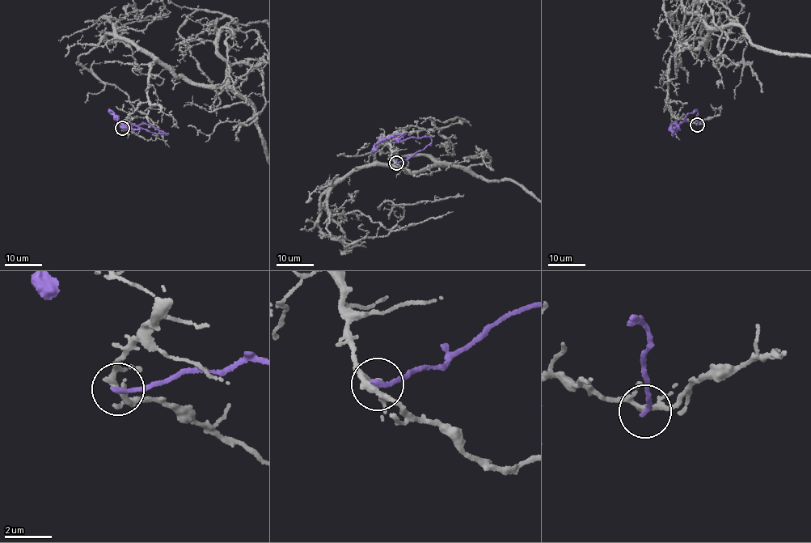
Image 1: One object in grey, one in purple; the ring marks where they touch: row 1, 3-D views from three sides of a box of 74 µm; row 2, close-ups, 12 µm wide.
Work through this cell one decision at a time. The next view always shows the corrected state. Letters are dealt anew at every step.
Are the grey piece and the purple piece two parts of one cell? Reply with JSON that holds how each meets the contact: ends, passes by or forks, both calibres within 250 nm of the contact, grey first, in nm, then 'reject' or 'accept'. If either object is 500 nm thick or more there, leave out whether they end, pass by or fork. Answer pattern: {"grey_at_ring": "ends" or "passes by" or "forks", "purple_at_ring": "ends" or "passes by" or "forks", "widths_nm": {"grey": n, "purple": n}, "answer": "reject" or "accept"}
{"grey_at_ring": "forks", "purple_at_ring": "ends", "widths_nm": {"grey": 220, "purple": 200}, "answer": "reject"}

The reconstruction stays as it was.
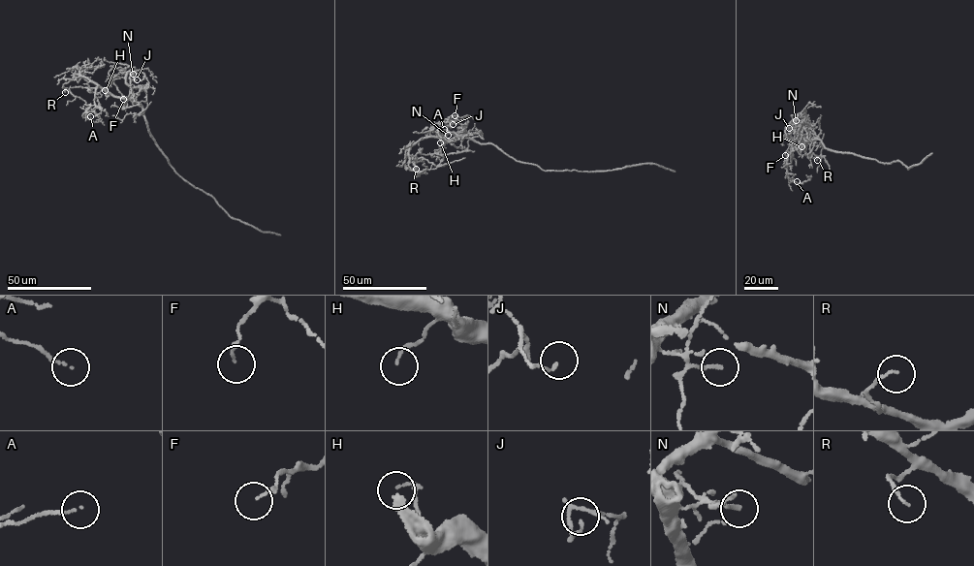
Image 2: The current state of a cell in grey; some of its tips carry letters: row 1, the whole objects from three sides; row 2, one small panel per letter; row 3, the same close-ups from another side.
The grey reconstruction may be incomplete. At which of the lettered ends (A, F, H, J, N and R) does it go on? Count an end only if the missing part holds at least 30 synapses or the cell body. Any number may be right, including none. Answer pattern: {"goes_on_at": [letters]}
{"goes_on_at": ["F"]}

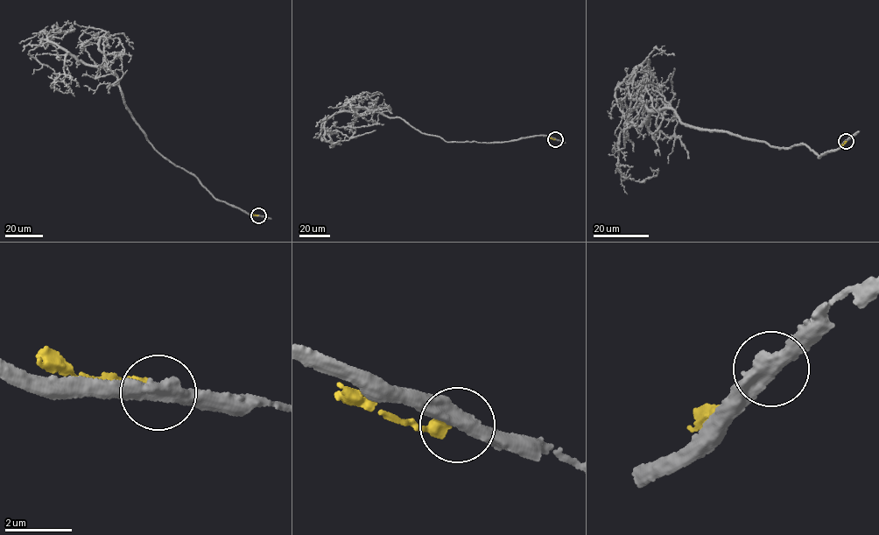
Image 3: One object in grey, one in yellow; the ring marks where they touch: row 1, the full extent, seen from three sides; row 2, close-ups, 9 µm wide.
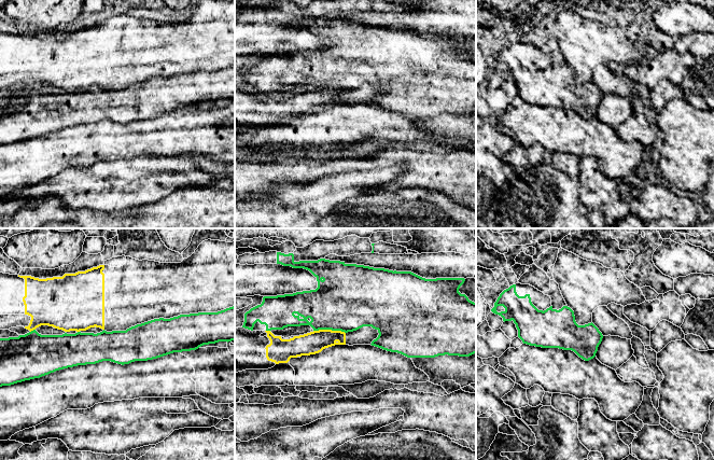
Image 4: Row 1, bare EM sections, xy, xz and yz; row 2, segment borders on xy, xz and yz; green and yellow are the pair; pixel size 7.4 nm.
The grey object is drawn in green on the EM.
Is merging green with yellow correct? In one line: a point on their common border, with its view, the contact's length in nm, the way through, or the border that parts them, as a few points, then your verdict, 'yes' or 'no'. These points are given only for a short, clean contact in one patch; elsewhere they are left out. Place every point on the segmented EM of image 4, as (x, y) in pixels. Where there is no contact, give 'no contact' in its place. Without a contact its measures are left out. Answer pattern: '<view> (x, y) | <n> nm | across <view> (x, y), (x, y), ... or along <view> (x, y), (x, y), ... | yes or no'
xz (330, 329) | 240 nm | no

